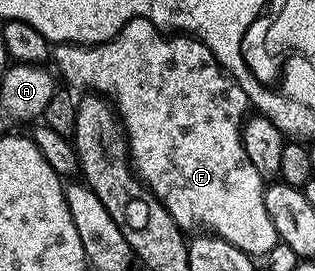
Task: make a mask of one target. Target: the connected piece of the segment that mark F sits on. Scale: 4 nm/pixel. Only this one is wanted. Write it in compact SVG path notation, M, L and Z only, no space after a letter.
M135 17L125 23L117 36L100 45L56 44L53 61L59 64L68 86L84 85L84 90L109 95L127 130L134 168L180 229L213 231L214 236L224 237L233 247L252 255L265 255L280 244L277 227L273 227L273 219L265 211L265 178L245 155L243 123L249 113L247 96L208 45L198 37L168 35L152 21Z

